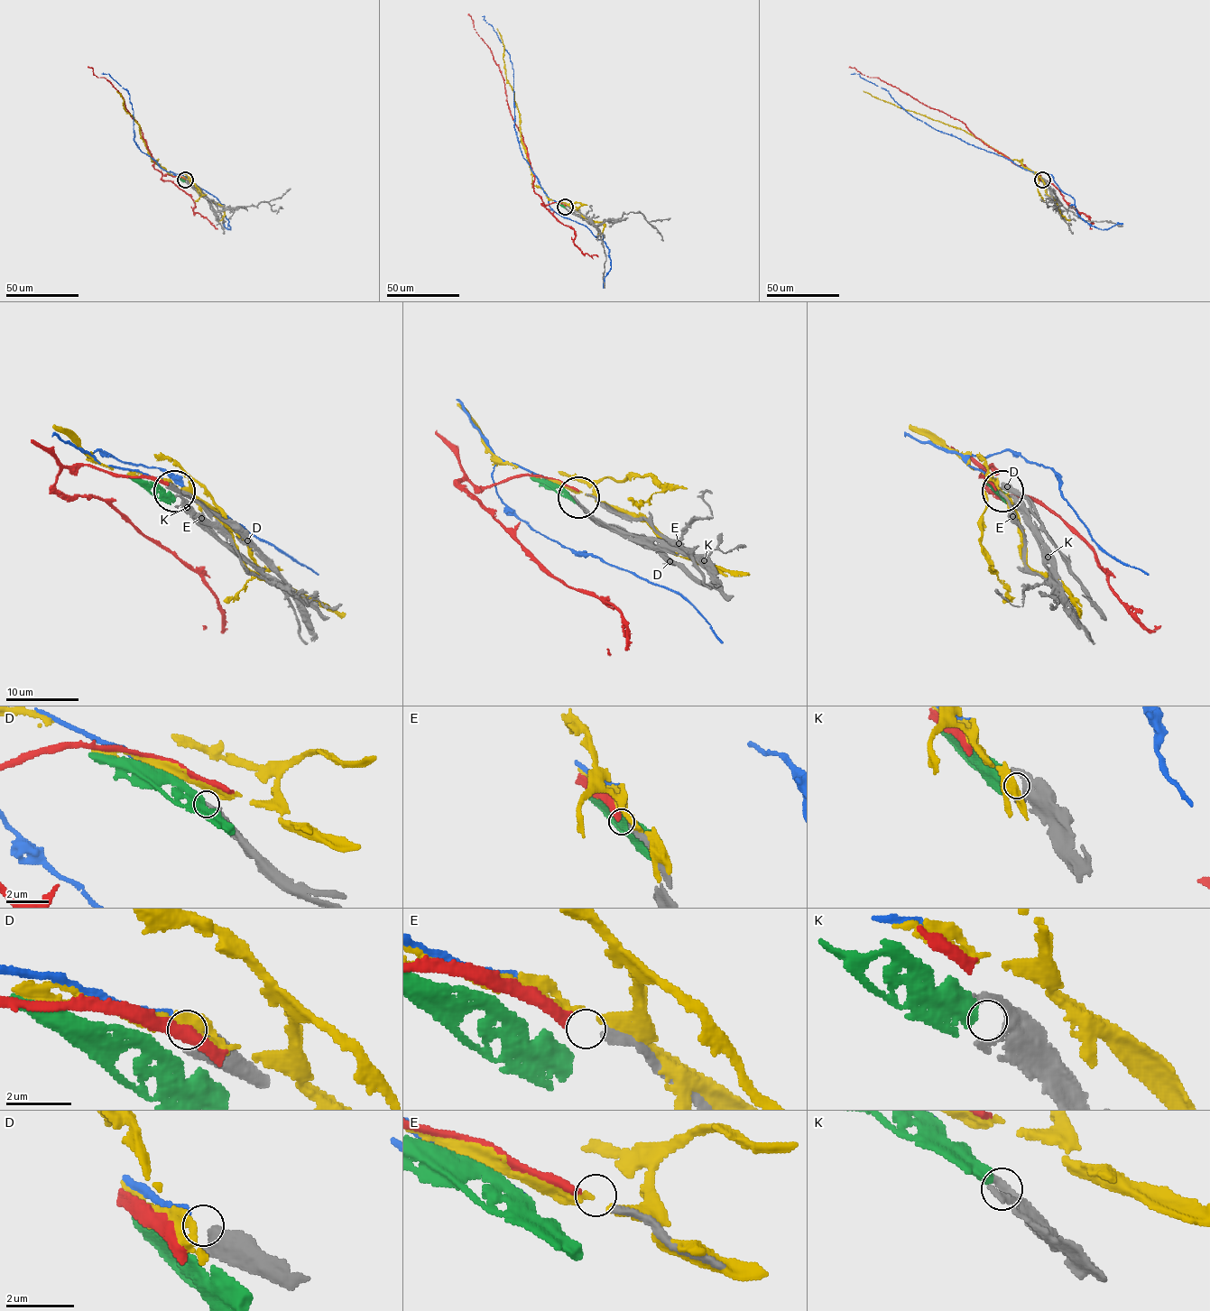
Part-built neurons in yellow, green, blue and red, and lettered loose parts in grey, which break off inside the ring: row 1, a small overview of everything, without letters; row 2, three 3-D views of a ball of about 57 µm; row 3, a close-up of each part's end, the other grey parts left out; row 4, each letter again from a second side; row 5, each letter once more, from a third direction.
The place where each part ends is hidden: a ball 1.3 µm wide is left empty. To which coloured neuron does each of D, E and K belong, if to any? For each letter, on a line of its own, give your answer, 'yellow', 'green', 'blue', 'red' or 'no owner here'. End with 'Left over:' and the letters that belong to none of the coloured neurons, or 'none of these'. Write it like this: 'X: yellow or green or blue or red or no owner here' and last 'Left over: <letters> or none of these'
D: no owner here
E: red
K: green
Left over: D

